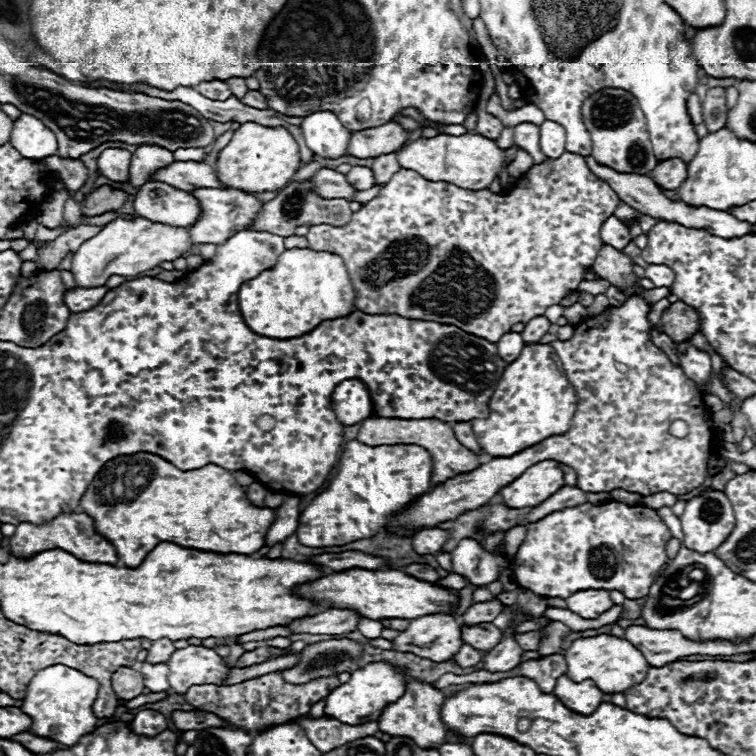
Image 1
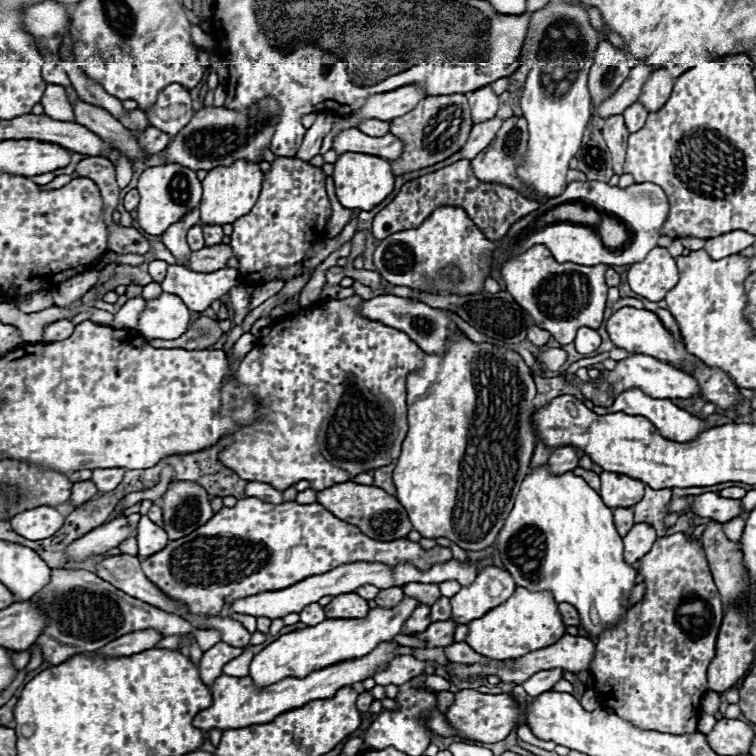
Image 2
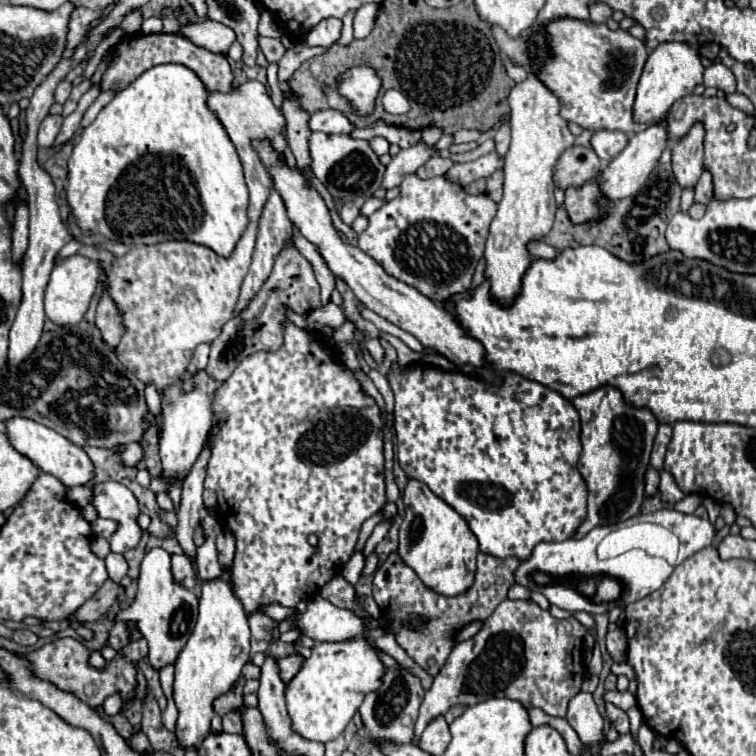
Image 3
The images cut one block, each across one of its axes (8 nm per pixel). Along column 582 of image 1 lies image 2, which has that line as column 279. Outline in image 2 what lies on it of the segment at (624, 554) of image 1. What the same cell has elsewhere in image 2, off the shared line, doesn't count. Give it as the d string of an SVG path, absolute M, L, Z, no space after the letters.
M244 498L232 508L224 506L192 534L168 542L164 550L142 562L142 570L162 592L182 600L190 612L214 616L238 596L288 588L306 576L330 572L342 564L380 562L390 568L414 564L418 570L426 570L450 558L452 552L448 548L434 546L426 550L420 542L408 538L390 542L370 540L354 524L338 520L322 504L268 504L258 498Z

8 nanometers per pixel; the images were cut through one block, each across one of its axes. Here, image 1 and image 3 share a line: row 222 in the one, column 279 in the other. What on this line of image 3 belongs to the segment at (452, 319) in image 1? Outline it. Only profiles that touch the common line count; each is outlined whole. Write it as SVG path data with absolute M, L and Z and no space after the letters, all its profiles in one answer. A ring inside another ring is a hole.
M284 320L284 344L276 352L254 352L246 356L232 376L214 392L212 398L212 428L204 442L204 448L210 448L210 458L206 464L206 480L204 488L210 488L218 496L218 520L230 530L236 538L236 556L232 566L232 582L234 592L240 598L244 610L254 614L258 606L278 602L282 606L296 606L300 600L310 600L330 578L334 578L342 566L350 560L360 526L366 518L374 516L386 504L386 484L384 484L384 424L380 416L380 408L372 396L368 396L354 374L340 362L338 352L330 346L328 340L318 340L318 334L306 332L298 328L294 322ZM316 534L318 544L312 546L308 536Z

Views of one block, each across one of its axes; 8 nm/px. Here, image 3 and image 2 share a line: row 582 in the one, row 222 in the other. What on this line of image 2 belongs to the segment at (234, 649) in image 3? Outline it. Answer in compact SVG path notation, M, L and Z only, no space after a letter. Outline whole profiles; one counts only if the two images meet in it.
M244 160L234 162L230 168L212 168L208 176L202 180L204 194L200 202L200 222L212 226L224 226L242 218L256 204L262 190L262 180L264 174L260 172L258 164L250 164Z

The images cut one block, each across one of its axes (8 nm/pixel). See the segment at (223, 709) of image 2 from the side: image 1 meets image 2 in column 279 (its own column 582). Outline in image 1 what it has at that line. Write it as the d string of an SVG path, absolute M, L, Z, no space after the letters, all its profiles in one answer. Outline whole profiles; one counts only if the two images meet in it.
M566 674L556 680L552 694L558 696L558 700L566 708L570 708L572 712L578 712L582 716L590 716L602 702L602 692L596 688L596 684L592 680L572 682Z

